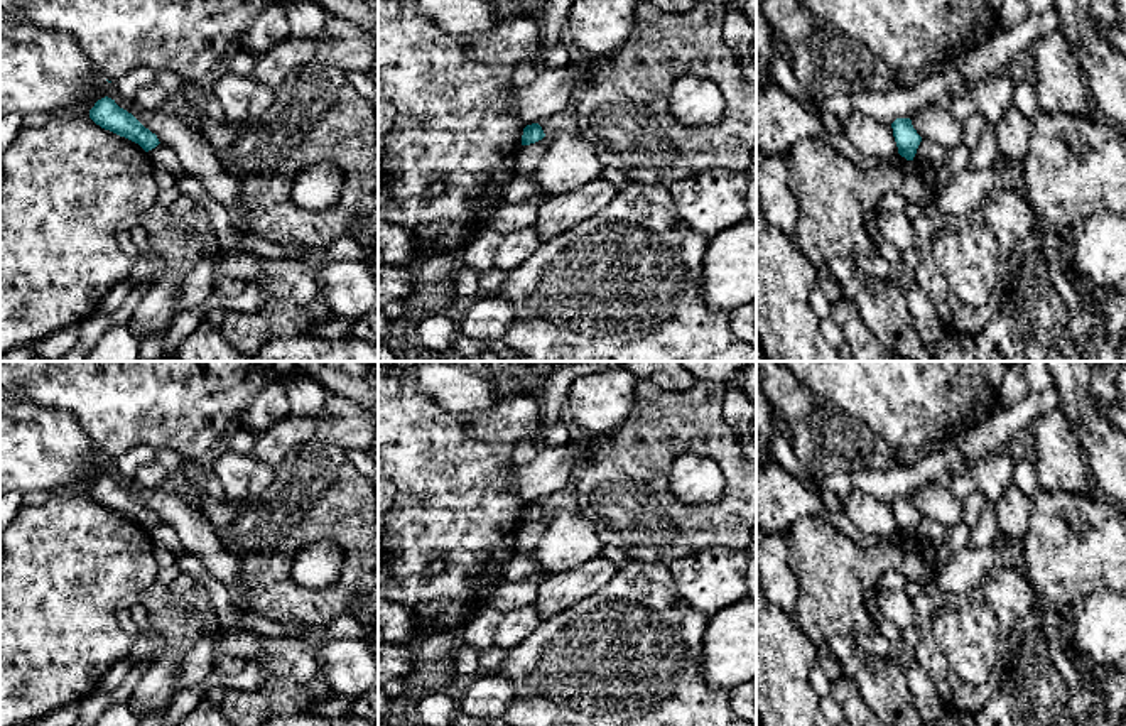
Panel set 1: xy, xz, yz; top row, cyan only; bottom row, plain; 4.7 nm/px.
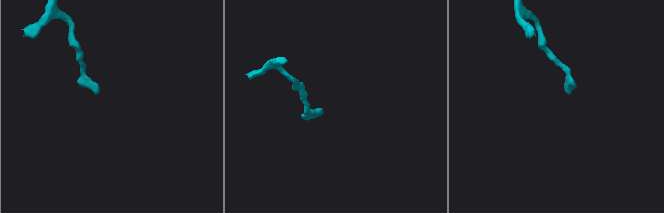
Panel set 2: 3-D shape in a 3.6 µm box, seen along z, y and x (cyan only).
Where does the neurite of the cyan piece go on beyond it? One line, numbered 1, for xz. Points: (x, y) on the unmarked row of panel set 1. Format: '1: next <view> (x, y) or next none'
1: next none

